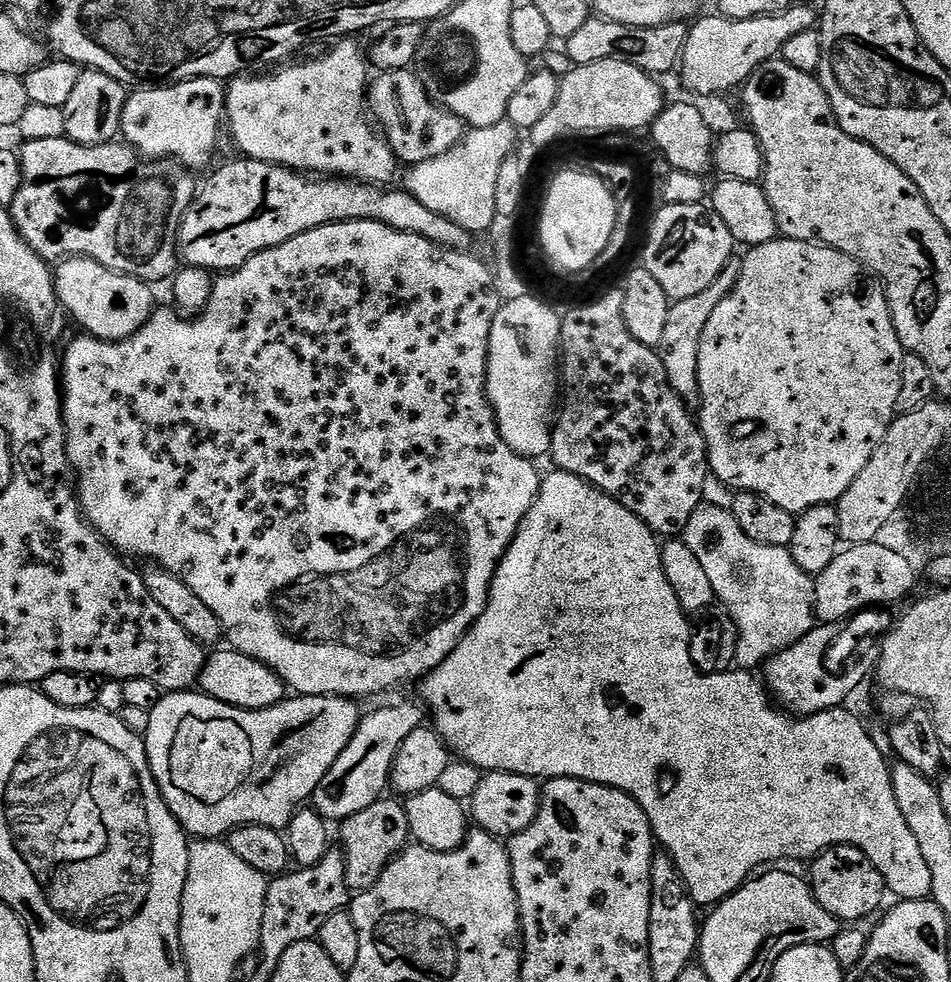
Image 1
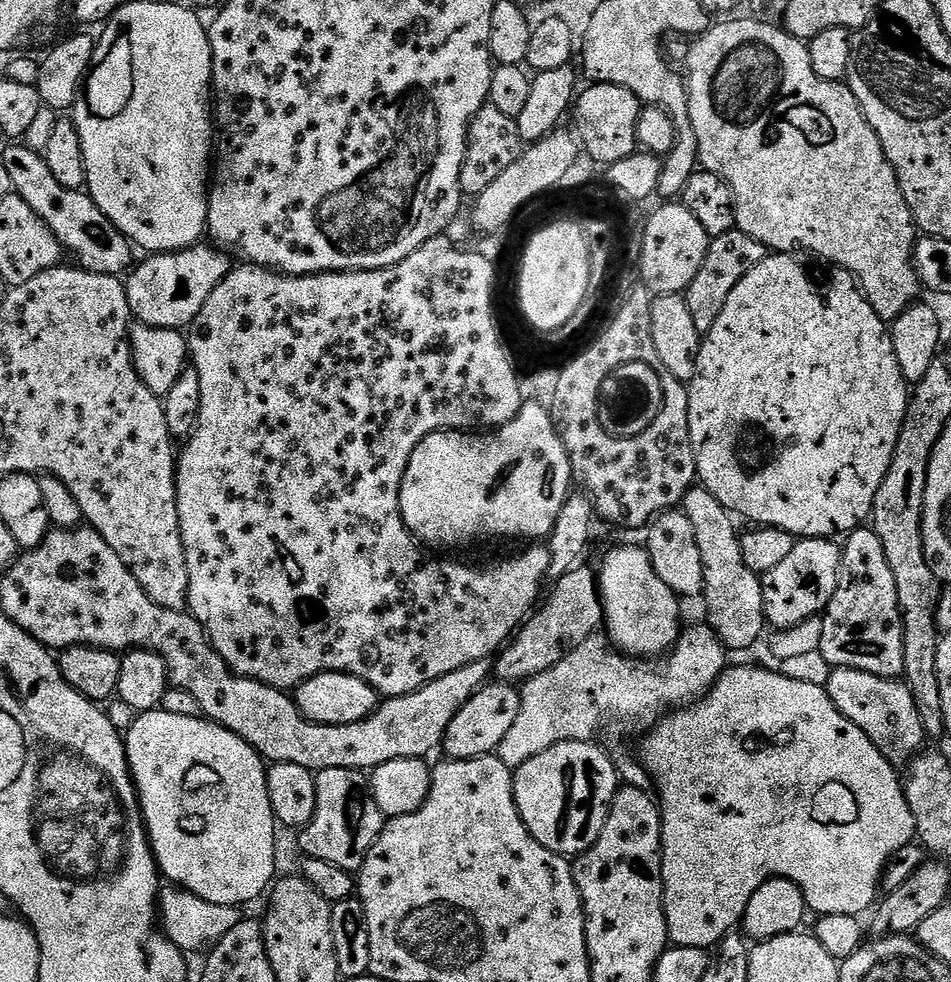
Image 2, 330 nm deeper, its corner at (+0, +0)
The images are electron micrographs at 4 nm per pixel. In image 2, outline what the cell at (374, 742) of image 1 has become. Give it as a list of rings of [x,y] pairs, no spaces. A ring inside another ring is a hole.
[[[577,566],[551,585],[552,593],[525,619],[514,639],[495,657],[494,676],[500,682],[523,682],[558,666],[586,638],[597,635],[604,623],[600,605],[598,576],[585,566]]]

